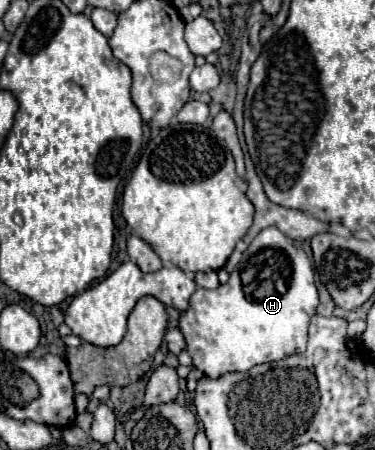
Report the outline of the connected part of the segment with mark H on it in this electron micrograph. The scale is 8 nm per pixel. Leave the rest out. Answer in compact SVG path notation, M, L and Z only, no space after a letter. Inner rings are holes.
M276 227L264 229L248 245L228 283L216 289L196 289L190 305L178 317L186 351L206 377L218 379L230 371L278 361L306 349L306 329L318 307L318 291L308 255ZM246 269L246 293L244 293Z

